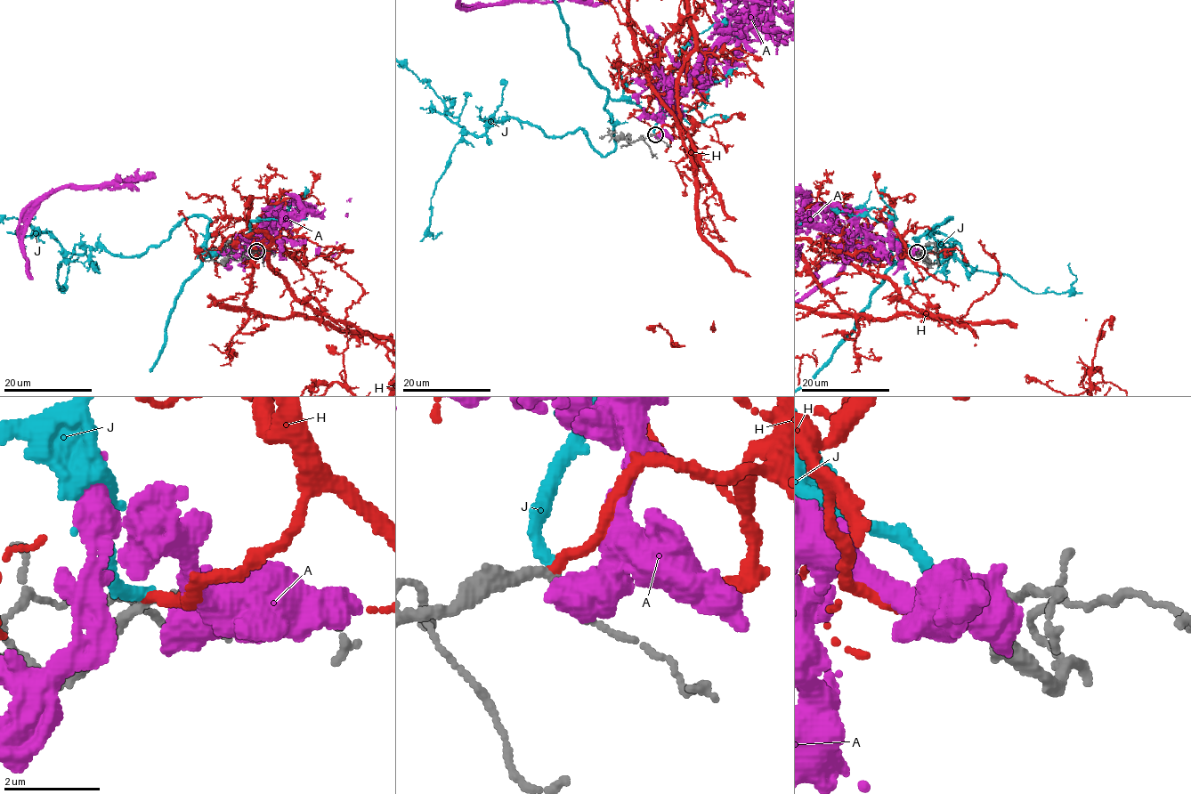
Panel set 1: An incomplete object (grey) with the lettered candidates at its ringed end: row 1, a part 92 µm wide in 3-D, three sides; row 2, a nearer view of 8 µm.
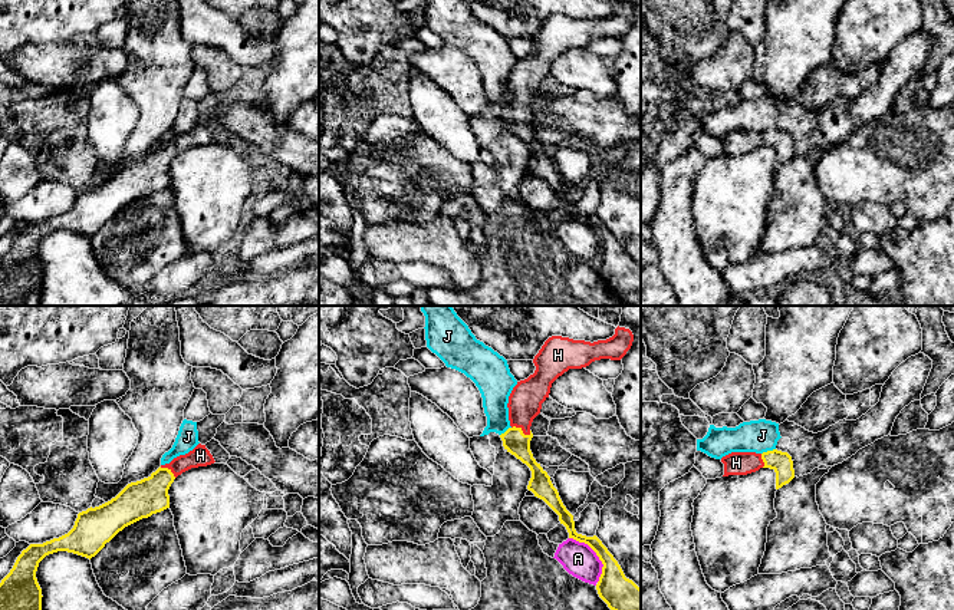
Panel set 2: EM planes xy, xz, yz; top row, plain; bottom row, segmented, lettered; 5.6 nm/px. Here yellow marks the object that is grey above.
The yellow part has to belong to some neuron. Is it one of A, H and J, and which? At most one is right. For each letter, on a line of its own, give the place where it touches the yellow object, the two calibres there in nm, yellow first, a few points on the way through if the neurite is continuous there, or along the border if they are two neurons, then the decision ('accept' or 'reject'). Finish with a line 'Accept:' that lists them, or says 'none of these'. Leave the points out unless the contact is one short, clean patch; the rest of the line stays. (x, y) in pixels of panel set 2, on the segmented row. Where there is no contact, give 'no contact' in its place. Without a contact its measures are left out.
A: xz (596, 554) | 190/190 nm | along xz (569, 537), (584, 541), (601, 561), (602, 573), (598, 582) | reject
H: xz (522, 431) | 140/190 nm | across xz (515, 441), (522, 431), (525, 402) | accept
J: yz (767, 451) | 120/180 nm | along yz (775, 448), (762, 454) | reject
Accept: H

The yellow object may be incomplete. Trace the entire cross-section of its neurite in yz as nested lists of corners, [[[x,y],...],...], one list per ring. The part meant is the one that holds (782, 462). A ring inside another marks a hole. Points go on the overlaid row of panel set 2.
[[[777,449],[763,454],[731,452],[721,458],[724,475],[747,475],[760,468],[770,468],[776,472],[776,489],[789,484],[795,478],[793,461],[787,452]]]

